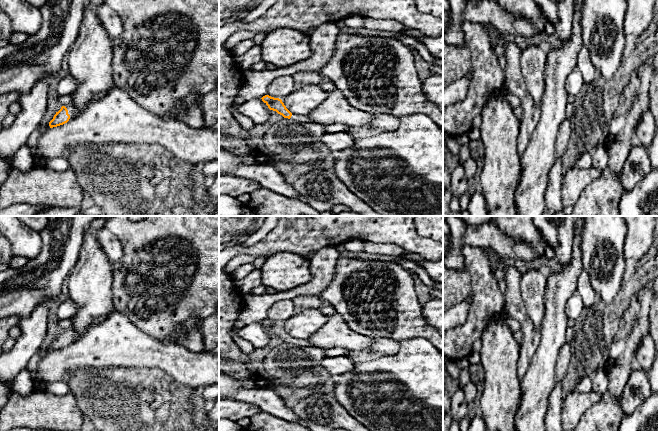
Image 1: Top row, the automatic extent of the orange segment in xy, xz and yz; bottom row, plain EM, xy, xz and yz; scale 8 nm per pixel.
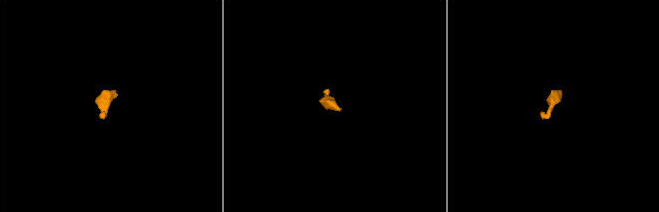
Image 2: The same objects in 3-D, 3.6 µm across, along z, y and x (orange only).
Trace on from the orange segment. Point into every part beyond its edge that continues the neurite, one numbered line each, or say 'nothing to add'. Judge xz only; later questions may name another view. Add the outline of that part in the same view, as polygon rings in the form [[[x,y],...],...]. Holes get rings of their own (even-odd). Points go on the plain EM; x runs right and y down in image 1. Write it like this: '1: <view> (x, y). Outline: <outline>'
1: xz (298, 342). Outline: [[[292,337],[292,340],[290,343],[298,347],[312,346],[312,344],[309,342],[308,339],[297,339]]]

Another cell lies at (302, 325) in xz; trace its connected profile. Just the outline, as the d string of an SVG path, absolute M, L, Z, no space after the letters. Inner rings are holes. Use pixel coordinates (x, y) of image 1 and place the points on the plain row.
M312 308L295 313L281 324L291 337L308 339L320 330L327 321L328 317L325 314L319 309Z

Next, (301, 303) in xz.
M297 296L294 300L295 313L299 313L306 309L319 309L323 300L314 296Z

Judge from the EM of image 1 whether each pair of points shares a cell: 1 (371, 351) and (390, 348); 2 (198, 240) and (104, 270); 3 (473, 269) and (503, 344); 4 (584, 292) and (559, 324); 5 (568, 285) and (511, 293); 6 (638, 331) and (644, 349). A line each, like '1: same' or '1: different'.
1: same
2: different
3: different
4: different
5: different
6: different

